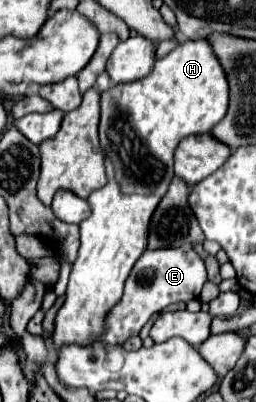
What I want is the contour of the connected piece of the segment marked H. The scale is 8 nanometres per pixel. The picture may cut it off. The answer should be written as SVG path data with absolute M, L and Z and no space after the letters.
M183 41L169 55L157 59L153 71L131 83L117 83L111 89L101 93L101 123L99 123L99 139L101 149L105 153L105 169L107 169L107 185L99 191L93 191L87 199L91 205L91 217L85 219L81 227L81 249L79 257L73 263L67 299L57 313L55 319L55 349L67 343L91 345L95 337L103 329L103 315L121 299L123 283L133 269L135 261L147 249L149 235L149 219L167 193L167 187L173 179L173 159L175 149L183 137L209 133L229 109L229 81L219 65L219 59L213 47L199 41Z

